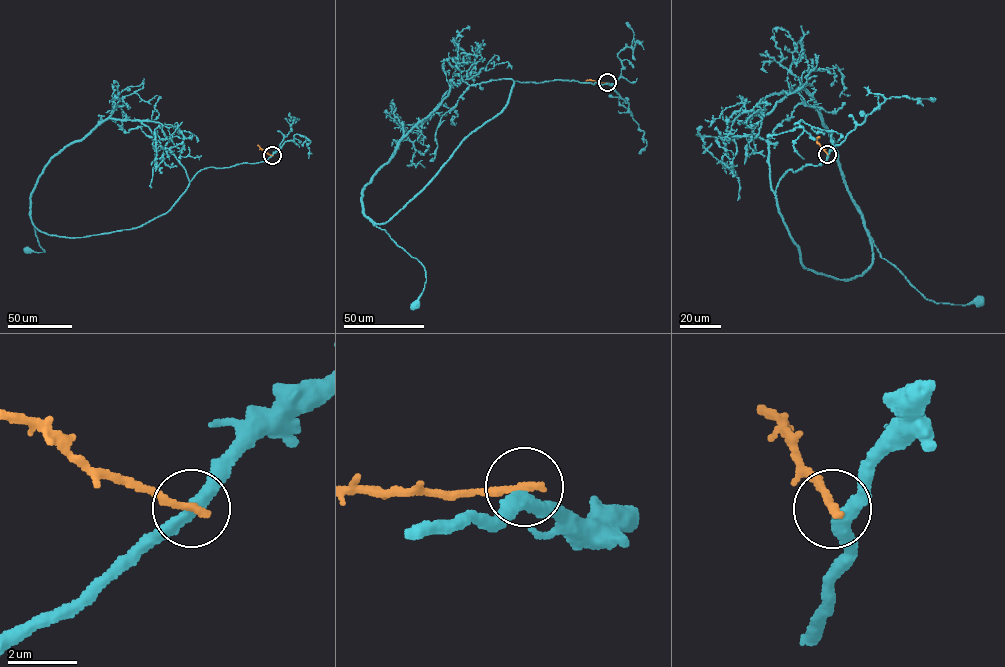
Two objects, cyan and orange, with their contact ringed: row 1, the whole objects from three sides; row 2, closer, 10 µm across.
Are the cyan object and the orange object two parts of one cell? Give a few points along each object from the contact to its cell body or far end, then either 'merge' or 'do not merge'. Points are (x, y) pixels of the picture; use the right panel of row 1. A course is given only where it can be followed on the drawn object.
course cyan (827, 154), (785, 172), (775, 191), (805, 268), (862, 276), (870, 236), (926, 299), (981, 300); course orange (827, 154), (817, 142), (819, 137); do not merge

